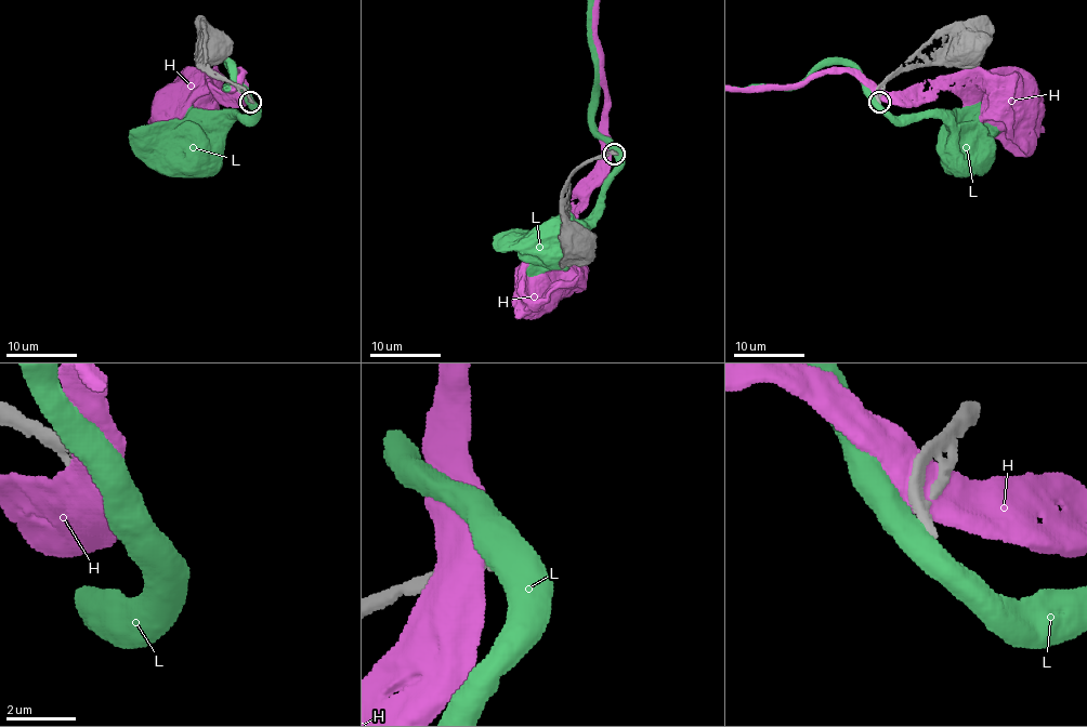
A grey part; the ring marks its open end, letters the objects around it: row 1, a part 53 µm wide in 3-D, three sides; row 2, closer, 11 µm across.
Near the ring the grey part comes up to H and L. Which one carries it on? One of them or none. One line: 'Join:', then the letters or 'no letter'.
Join: no letter

